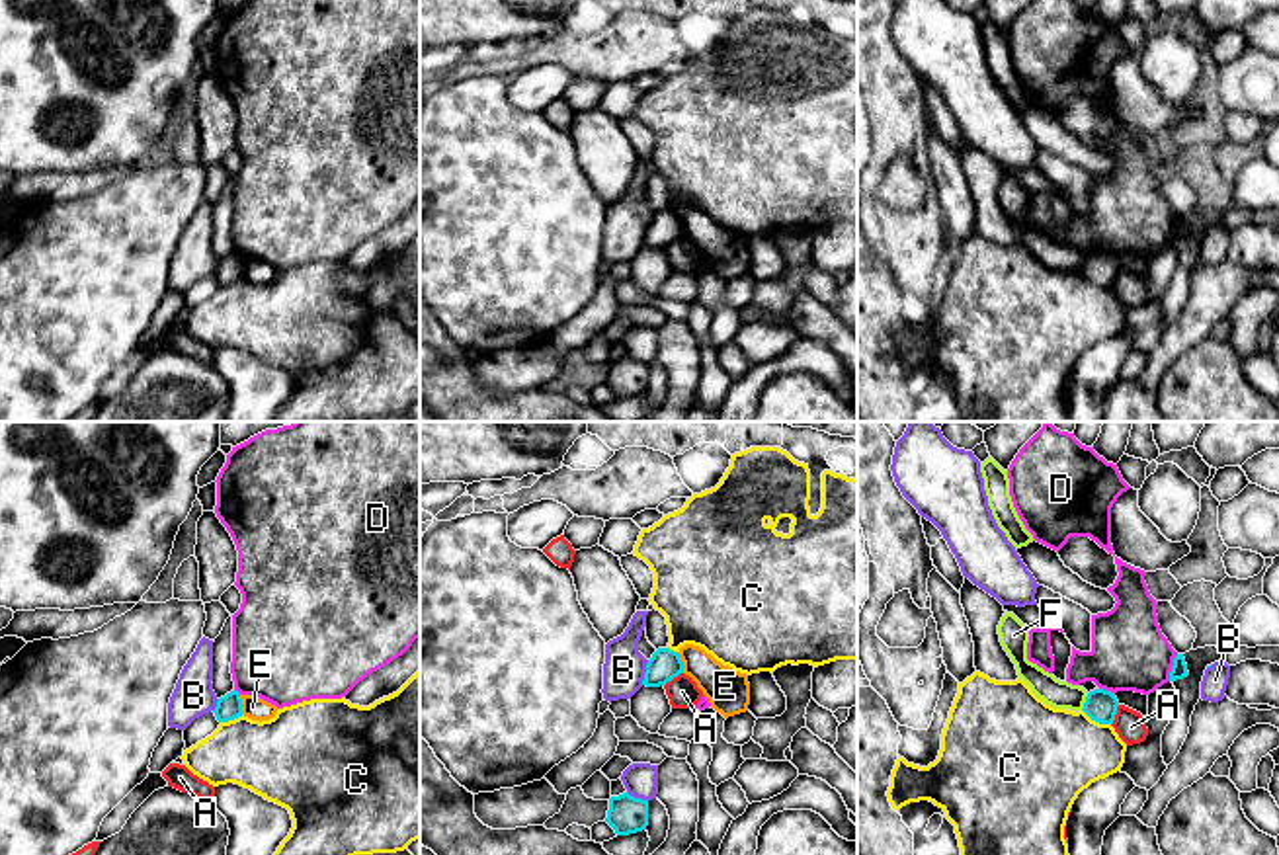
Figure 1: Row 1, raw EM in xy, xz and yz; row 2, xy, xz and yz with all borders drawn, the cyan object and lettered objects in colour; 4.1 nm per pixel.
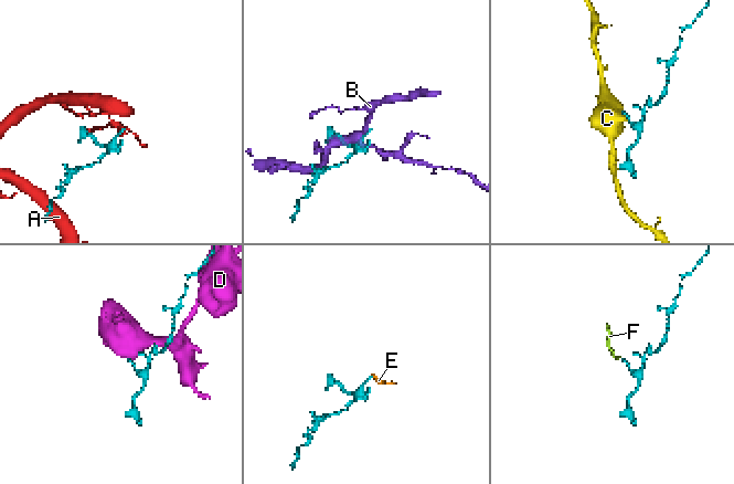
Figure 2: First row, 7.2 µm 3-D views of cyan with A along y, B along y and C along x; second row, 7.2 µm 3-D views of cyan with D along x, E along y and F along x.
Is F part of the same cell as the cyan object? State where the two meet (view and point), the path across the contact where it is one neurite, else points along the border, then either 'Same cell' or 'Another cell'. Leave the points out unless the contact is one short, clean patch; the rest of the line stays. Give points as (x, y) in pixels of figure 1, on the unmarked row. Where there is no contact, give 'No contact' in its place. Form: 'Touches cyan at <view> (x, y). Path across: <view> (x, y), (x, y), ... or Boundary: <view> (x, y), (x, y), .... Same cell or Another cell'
Touches cyan at yz (1086, 264). Boundary: yz (1088, 256), (1080, 272). Another cell

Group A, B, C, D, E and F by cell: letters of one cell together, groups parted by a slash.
A / B / C / D / E F

